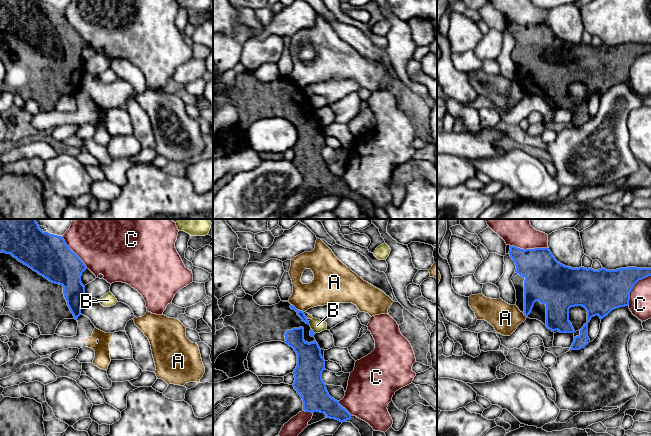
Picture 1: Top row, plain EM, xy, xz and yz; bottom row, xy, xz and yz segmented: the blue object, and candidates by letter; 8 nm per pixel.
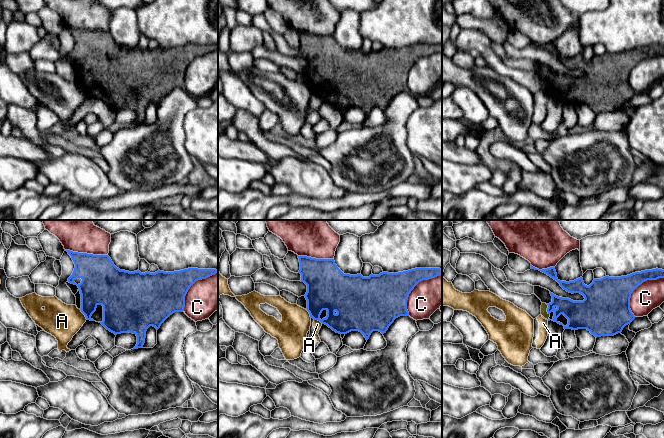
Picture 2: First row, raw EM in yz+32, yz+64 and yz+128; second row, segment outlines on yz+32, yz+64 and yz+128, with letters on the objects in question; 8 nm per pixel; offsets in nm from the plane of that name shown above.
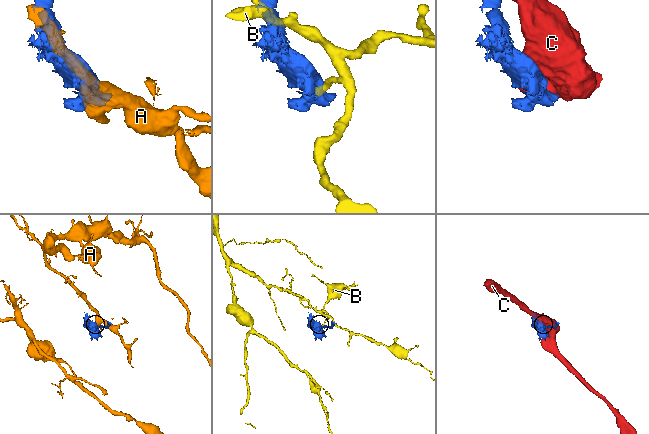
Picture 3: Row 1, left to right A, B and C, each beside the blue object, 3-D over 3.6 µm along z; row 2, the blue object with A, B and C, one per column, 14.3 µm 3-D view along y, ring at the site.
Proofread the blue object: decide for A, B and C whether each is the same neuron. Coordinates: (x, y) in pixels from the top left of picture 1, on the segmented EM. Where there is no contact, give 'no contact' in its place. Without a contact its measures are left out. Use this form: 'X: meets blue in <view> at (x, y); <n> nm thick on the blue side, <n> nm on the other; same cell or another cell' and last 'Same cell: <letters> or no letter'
A: meets blue in xz at (296, 309); 50 nm thick on the blue side, 220 nm on the other; another cell
B: meets blue in xz at (308, 323); 50 nm thick on the blue side, 110 nm on the other; another cell
C: meets blue in yz at (529, 249); 320 nm thick on the blue side, 280 nm on the other; another cell
Same cell: no letter

